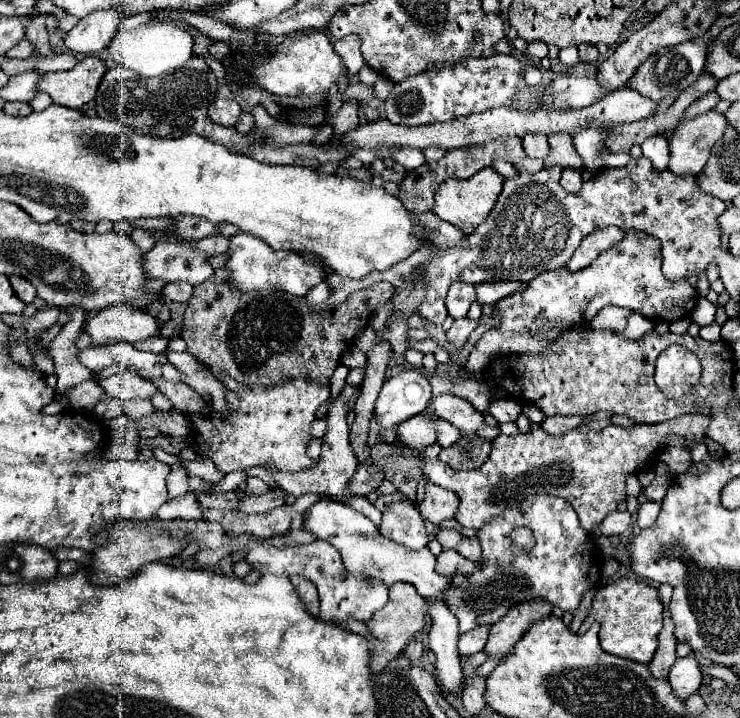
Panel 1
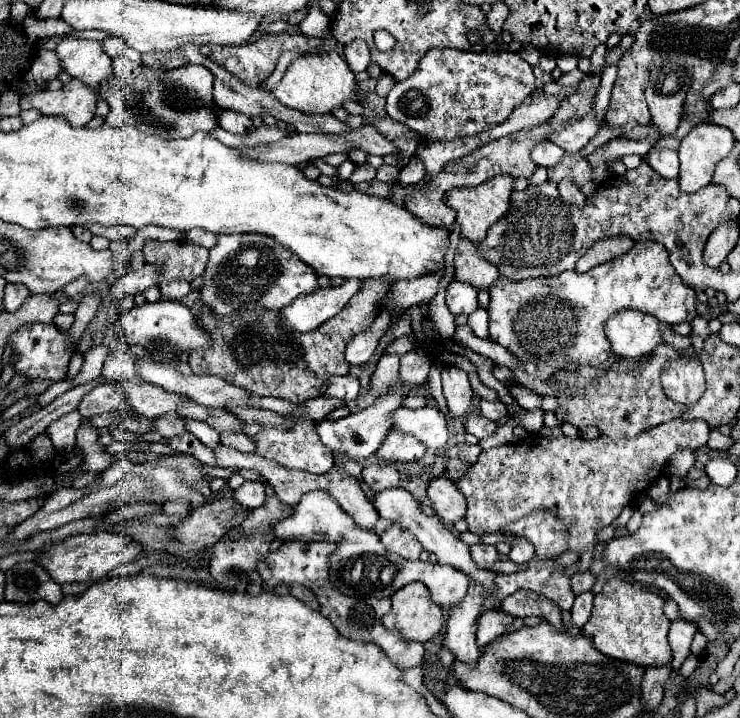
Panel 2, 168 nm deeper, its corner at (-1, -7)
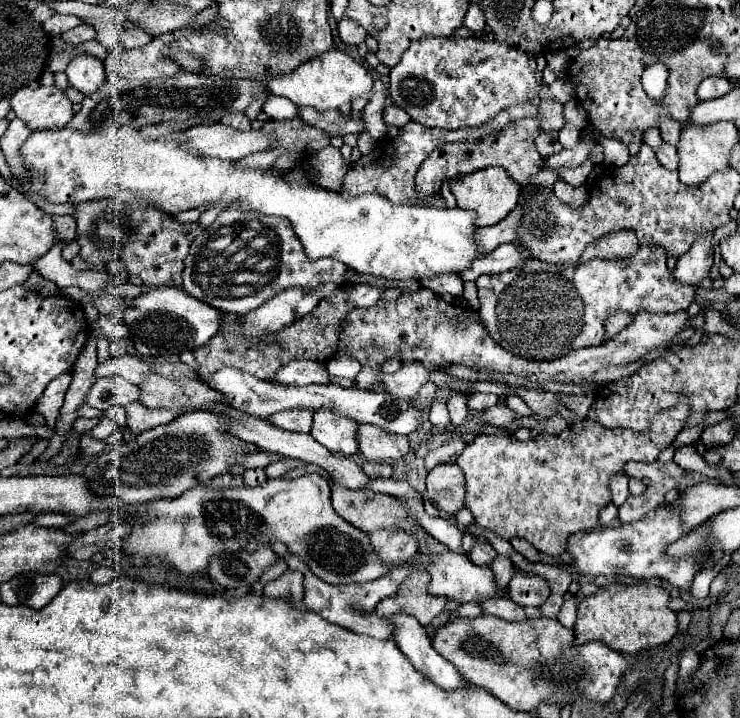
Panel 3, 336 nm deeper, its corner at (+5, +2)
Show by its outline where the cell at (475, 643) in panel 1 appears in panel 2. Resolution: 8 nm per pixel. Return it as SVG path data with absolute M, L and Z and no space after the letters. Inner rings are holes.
M488 610L480 616L478 620L478 632L476 632L476 644L480 648L488 646L494 638L498 638L510 624L512 624L512 616L500 612L500 610Z

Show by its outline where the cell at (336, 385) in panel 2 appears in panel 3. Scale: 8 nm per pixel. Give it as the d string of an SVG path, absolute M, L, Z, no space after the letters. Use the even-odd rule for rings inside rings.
M292 361L272 377L272 383L280 385L310 385L310 383L330 383L330 375L324 363L318 361Z

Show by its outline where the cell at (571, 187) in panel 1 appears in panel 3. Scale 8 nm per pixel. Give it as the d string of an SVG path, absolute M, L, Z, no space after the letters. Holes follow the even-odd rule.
M556 181L554 183L554 195L562 203L566 203L566 205L570 205L574 209L584 205L584 201L588 201L588 189L584 189L584 187L572 187L566 181Z

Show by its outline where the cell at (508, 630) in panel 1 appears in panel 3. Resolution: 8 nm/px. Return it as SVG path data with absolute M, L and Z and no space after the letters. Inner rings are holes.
M516 573L512 579L510 579L510 585L508 585L508 597L522 605L522 607L528 607L528 605L534 605L534 607L540 607L550 595L550 589L548 589L548 583L544 577L540 575L524 575L524 573Z

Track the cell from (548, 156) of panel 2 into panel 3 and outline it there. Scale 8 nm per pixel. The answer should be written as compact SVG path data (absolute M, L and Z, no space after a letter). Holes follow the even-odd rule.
M542 131L536 137L536 147L538 147L538 153L542 157L550 157L554 153L560 153L562 145L558 141L558 131Z

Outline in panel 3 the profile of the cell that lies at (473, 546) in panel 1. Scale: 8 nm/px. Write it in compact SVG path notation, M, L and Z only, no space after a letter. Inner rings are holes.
M476 539L476 545L474 545L474 549L468 553L468 557L470 557L470 561L474 563L474 565L480 565L480 567L488 567L490 563L492 563L492 559L496 557L496 551L494 551L494 547L486 541L486 539Z

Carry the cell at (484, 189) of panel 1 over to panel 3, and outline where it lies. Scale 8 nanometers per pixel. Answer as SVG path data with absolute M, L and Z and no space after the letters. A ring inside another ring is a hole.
M486 167L452 181L452 193L456 197L458 207L478 211L478 227L496 225L498 221L502 221L516 207L520 191L522 187L516 181L512 181L502 167Z

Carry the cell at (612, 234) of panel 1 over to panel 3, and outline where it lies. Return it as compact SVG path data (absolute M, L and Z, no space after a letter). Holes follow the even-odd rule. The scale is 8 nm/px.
M622 229L618 233L608 233L604 237L600 237L598 241L594 241L592 245L588 245L588 249L582 253L580 261L590 261L594 257L598 259L626 259L632 257L638 249L638 239L632 231Z

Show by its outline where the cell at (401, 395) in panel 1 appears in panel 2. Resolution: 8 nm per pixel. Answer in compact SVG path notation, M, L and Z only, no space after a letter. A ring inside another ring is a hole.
M398 386L398 388L390 390L388 394L380 396L372 406L360 410L358 414L350 414L340 420L324 420L324 422L316 424L316 432L322 440L322 444L326 448L330 448L334 454L344 454L352 460L364 460L364 458L376 454L376 450L382 446L382 440L392 430L390 414L394 414L394 410L398 410L402 406L404 394L406 394L406 388Z

